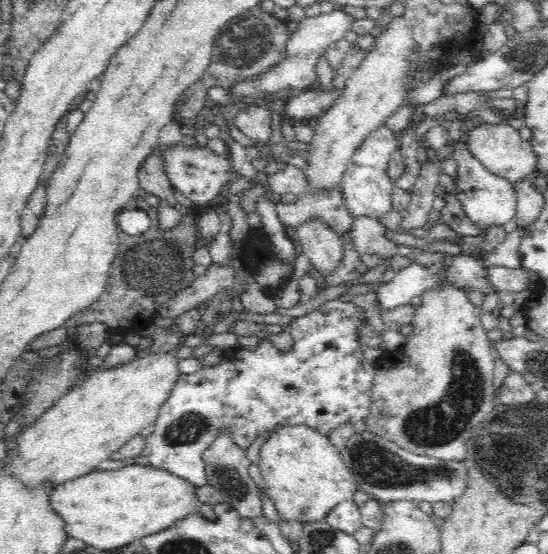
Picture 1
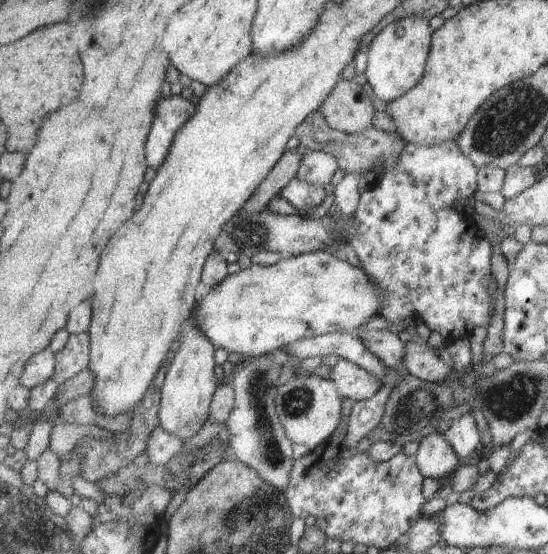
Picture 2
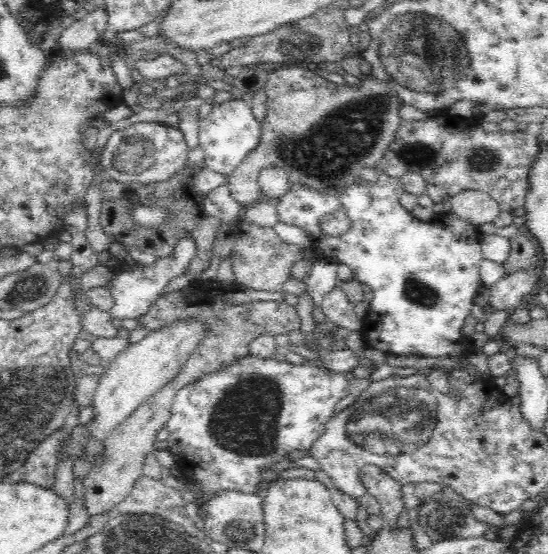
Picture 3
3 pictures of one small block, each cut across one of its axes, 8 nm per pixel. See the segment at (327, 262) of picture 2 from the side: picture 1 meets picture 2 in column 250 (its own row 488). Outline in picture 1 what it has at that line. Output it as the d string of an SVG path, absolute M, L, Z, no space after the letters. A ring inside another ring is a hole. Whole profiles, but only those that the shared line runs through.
M306 424L284 425L260 451L258 465L265 479L267 493L281 519L302 523L322 521L328 512L358 491L353 474L329 440L329 436Z

